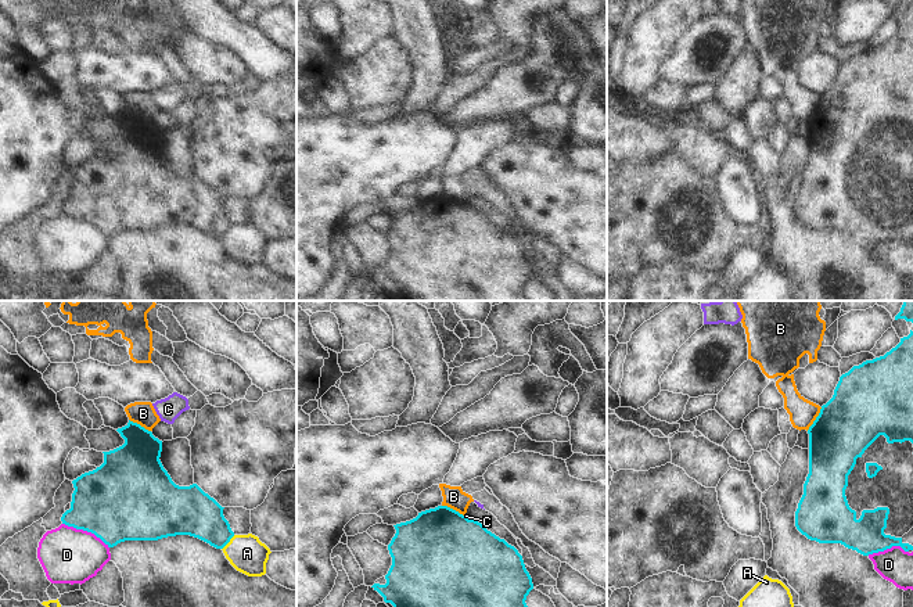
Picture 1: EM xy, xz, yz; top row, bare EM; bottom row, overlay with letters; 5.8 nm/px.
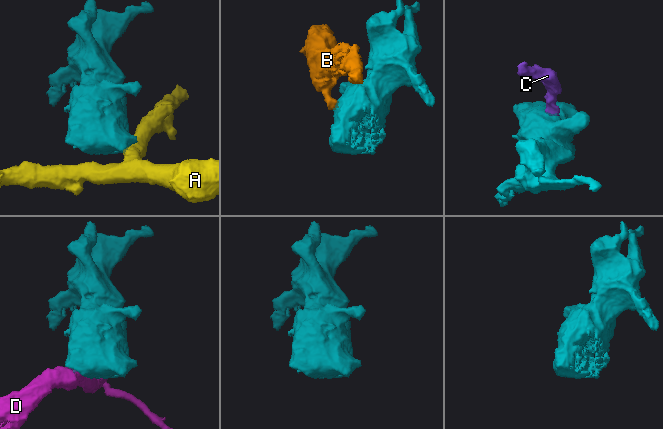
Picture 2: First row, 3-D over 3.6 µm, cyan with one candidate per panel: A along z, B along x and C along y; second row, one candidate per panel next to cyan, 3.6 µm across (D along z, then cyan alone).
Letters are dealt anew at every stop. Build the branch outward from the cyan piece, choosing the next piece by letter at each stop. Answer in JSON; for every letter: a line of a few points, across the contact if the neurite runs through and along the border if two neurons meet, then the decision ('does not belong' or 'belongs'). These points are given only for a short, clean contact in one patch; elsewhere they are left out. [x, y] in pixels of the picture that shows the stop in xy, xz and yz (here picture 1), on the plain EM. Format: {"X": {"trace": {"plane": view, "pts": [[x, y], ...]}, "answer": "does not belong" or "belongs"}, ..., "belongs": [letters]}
{"A": {"trace": {"plane": "xy", "pts": [[234, 225], [222, 239]]}, "answer": "does not belong"}, "B": {"trace": {"plane": "xz", "pts": [[442, 194], [464, 205]]}, "answer": "does not belong"}, "C": {"trace": {"plane": "xz", "pts": [[444, 244], [457, 230], [467, 208], [466, 205]]}, "answer": "belongs"}, "D": {"answer": "does not belong"}, "belongs": ["C"]}

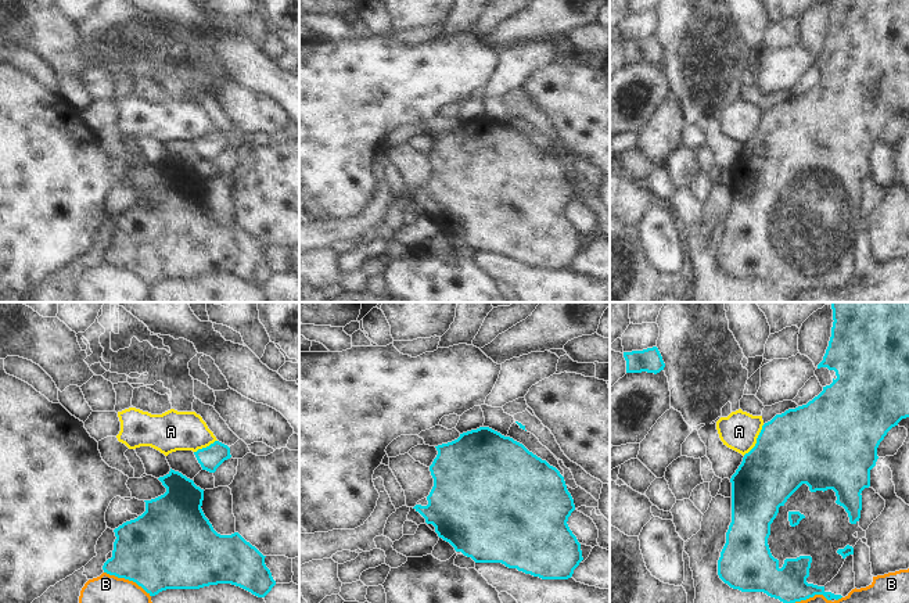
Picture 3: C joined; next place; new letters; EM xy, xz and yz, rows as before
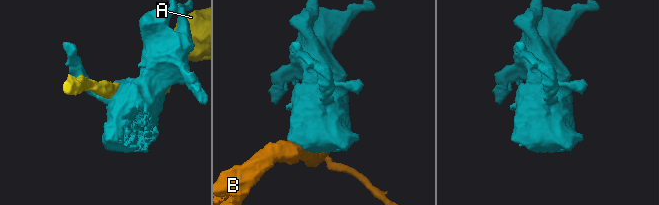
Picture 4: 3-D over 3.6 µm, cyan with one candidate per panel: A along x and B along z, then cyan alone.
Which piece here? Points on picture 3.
{"A": {"answer": "does not belong"}, "B": {"answer": "does not belong"}, "belongs": []}

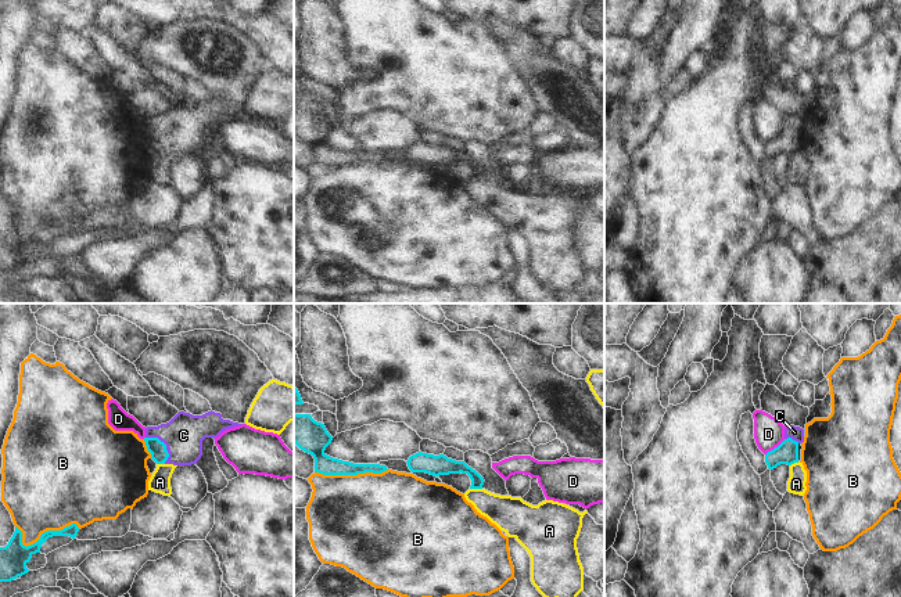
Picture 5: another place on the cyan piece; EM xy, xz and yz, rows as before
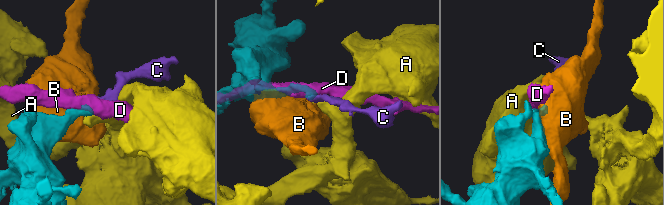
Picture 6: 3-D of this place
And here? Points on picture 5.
{"A": {"trace": {"plane": "xz", "pts": [[470, 177], [481, 179]]}, "answer": "does not belong"}, "B": {"answer": "does not belong"}, "C": {"trace": {"plane": "xy", "pts": [[160, 144], [165, 135], [176, 132], [183, 125]]}, "answer": "belongs"}, "D": {"trace": {"plane": "yz", "pts": [[785, 129], [765, 144]]}, "answer": "does not belong"}, "belongs": ["C"]}

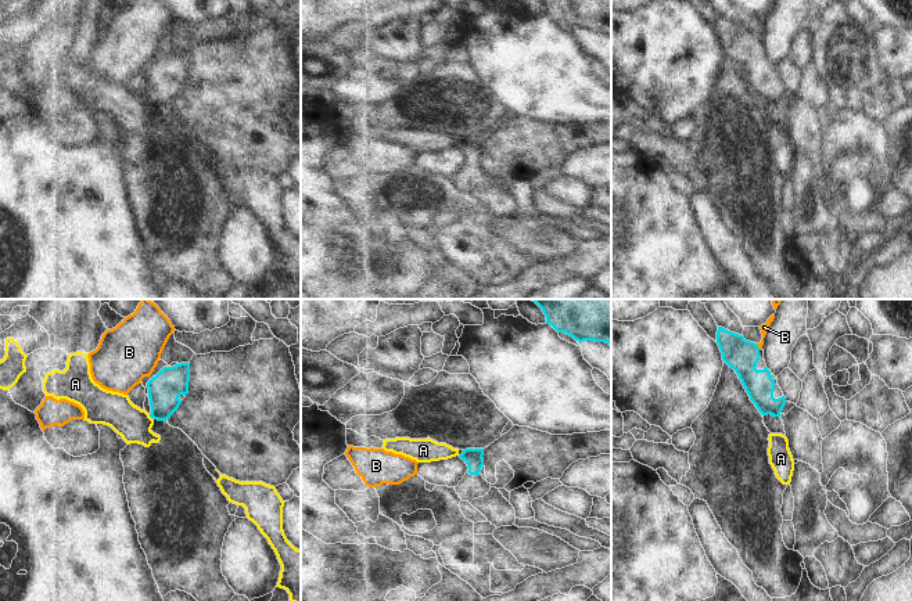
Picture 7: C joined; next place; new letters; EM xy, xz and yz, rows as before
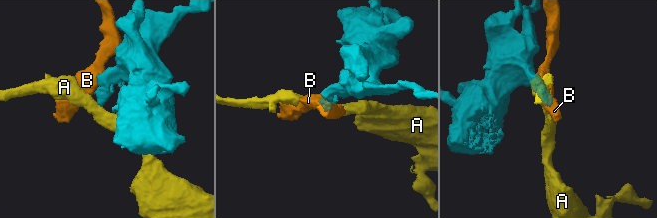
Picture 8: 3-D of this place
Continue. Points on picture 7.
{"A": {"trace": {"plane": "xy", "pts": [[148, 104], [151, 108]]}, "answer": "does not belong"}, "B": {"trace": {"plane": "yz", "pts": [[756, 33], [760, 38]]}, "answer": "does not belong"}, "belongs": []}

